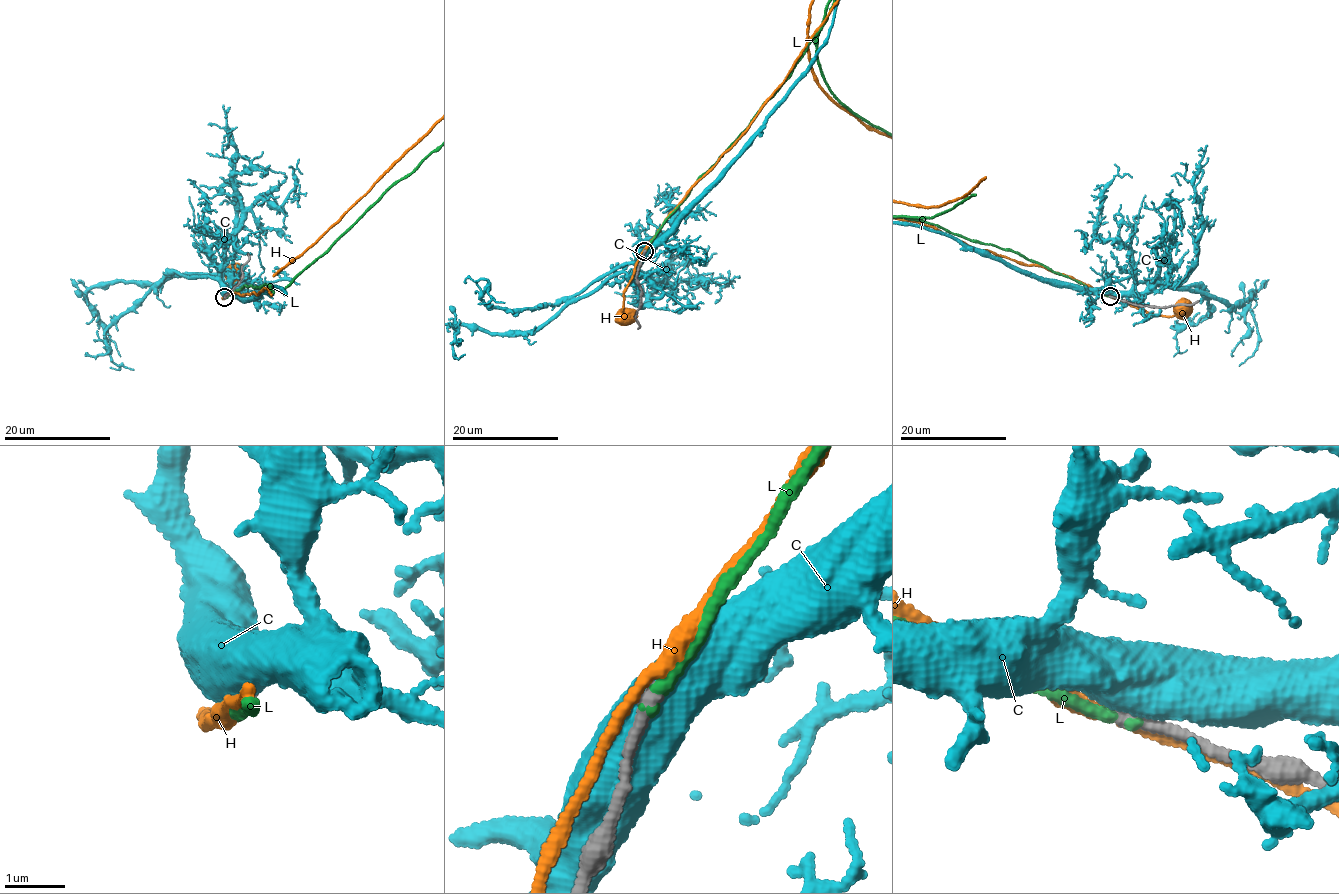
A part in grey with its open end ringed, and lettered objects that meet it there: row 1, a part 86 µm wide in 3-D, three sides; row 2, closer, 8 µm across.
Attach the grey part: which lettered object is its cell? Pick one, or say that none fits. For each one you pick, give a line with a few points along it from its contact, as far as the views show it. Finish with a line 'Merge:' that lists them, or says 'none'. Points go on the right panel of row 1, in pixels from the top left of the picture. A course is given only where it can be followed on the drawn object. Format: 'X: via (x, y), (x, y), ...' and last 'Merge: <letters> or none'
Merge: L

